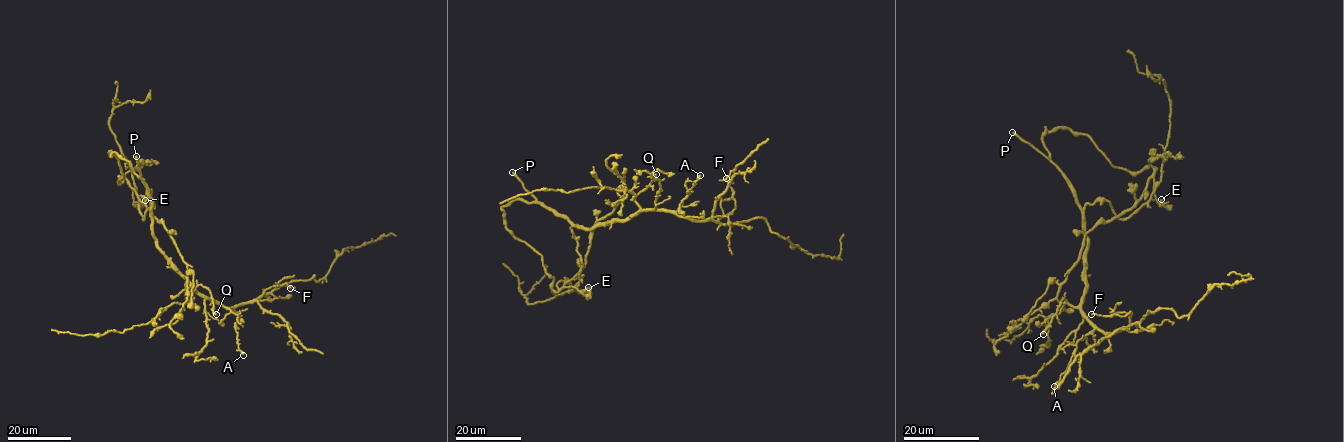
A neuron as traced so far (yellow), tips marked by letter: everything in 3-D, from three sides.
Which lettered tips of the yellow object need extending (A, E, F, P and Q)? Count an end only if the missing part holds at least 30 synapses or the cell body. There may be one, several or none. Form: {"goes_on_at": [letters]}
{"goes_on_at": ["P"]}

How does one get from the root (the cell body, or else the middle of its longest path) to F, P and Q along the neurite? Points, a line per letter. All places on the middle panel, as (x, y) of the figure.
F: (555, 212), (575, 225), (592, 228), (622, 222), (644, 210), (717, 221), (735, 206), (726, 178)
P: (555, 212), (536, 200), (512, 172)
Q: (555, 212), (585, 228), (621, 222), (639, 210), (636, 195), (649, 186), (656, 174)

